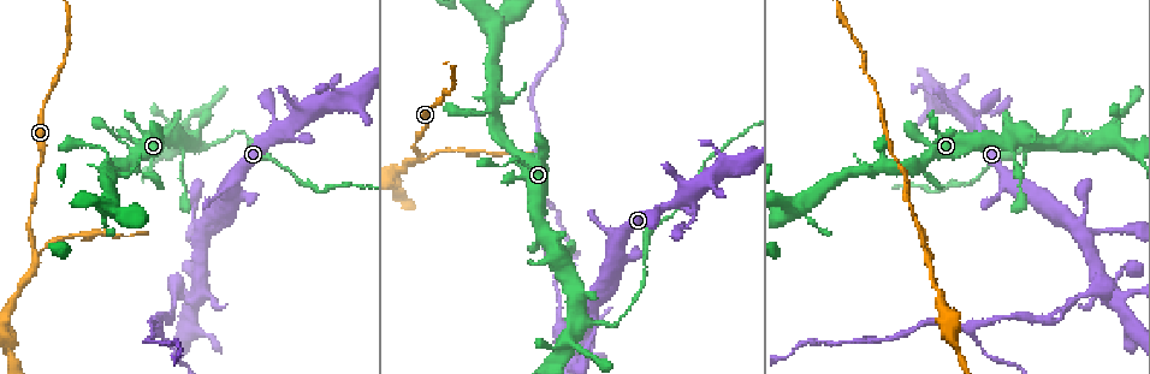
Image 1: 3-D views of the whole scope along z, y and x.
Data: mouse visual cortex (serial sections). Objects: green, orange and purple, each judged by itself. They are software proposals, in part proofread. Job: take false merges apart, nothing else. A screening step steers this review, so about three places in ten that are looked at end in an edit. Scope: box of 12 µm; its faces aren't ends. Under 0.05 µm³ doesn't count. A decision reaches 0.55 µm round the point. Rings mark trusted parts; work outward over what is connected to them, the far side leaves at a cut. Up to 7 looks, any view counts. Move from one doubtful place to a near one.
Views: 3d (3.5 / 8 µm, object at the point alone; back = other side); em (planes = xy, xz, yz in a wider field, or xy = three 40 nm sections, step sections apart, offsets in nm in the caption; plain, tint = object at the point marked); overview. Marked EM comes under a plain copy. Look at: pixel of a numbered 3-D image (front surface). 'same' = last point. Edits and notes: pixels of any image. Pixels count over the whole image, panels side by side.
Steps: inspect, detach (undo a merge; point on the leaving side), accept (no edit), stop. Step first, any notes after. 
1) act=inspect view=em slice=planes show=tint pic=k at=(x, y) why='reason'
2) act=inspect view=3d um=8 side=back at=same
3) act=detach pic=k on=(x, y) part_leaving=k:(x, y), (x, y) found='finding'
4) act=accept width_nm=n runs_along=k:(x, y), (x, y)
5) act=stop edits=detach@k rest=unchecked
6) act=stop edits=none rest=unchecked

act=inspect view=3d um=3.5 pic=1 at=(1091, 145) why='three arms meet'

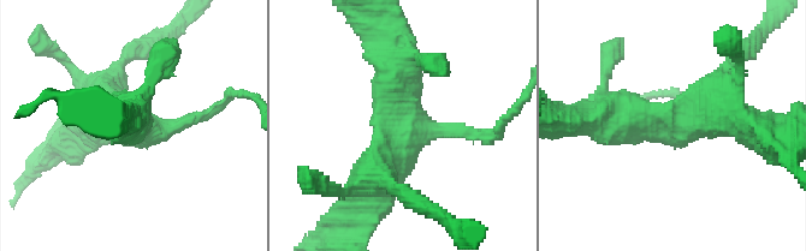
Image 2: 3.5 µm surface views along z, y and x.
act=inspect view=em slice=xy step=2 show=tint pic=2 at=(674, 124) arms=3 arm_widths_nm=150,500,600

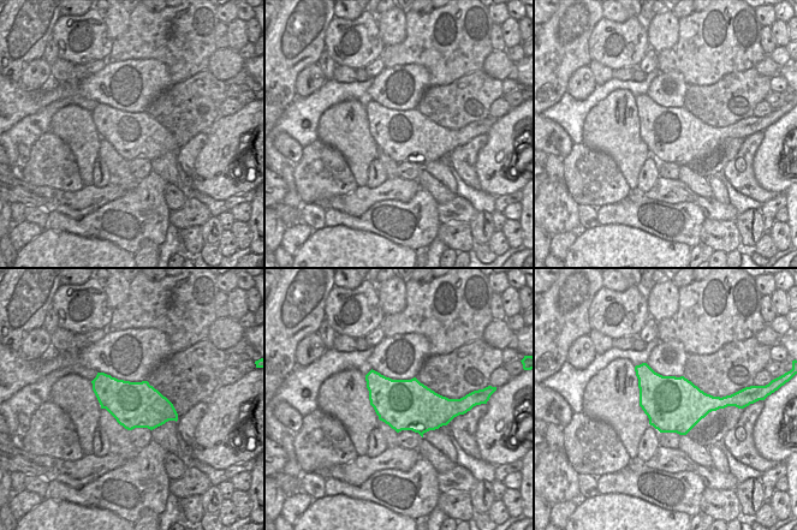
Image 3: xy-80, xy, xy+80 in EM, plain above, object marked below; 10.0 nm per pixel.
act=detach pic=2 on=(213, 111) width_nm=500 part_leaving=2:(172, 126), (231, 93), (249, 96) found='two cells meet here'

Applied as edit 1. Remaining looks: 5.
act=inspect view=overview why='redraw'

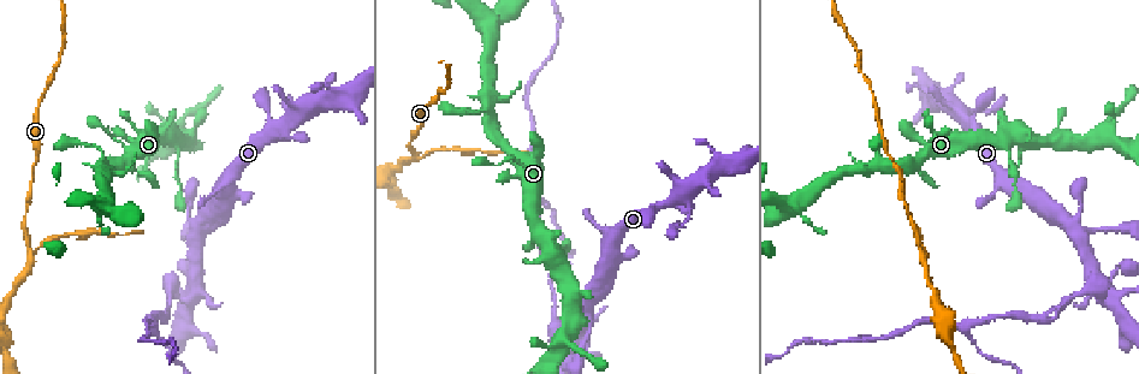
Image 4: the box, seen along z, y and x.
act=inspect view=3d um=8 pic=4 at=(1083, 234) why='four-way junction'

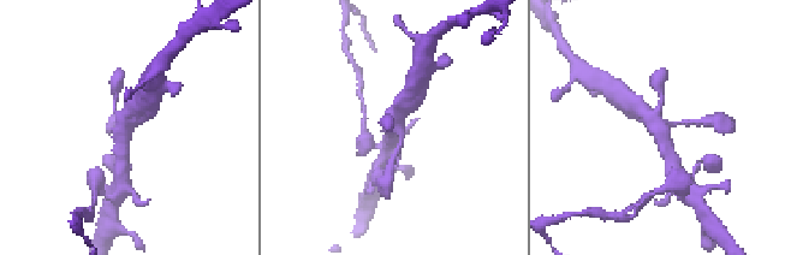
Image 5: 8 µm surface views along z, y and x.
act=inspect view=em slice=xy step=2 show=tint pic=5 at=(664, 123) arms=4 arm_widths_nm=150,150,400,450

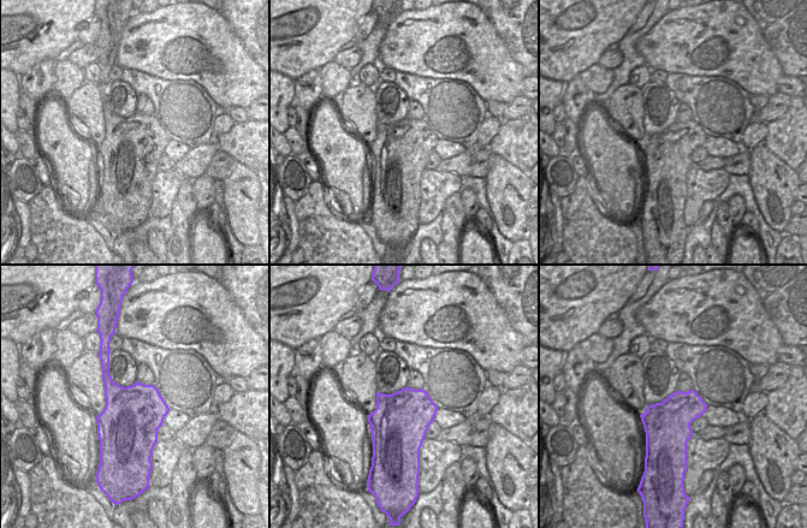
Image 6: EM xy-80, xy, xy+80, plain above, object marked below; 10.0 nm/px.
act=accept runs_along=5:(638, 106), (661, 131), (672, 164) found='continuous, no second cell'

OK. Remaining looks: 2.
act=inspect view=3d um=3.5 side=back pic=4 at=(31, 252) why='side arm on a straight run'

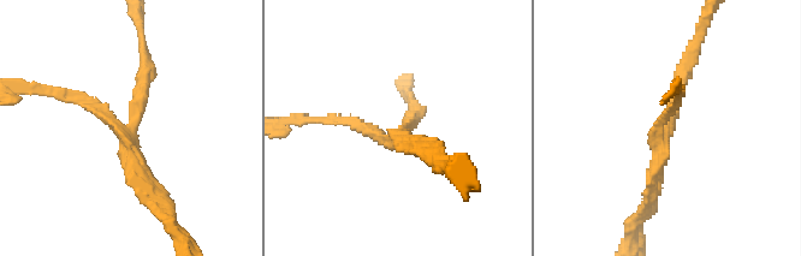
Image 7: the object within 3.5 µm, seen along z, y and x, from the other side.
act=inspect view=em slice=xy step=5 show=tint pic=7 at=(662, 137) arms=3 arm_widths_nm=100,200,200

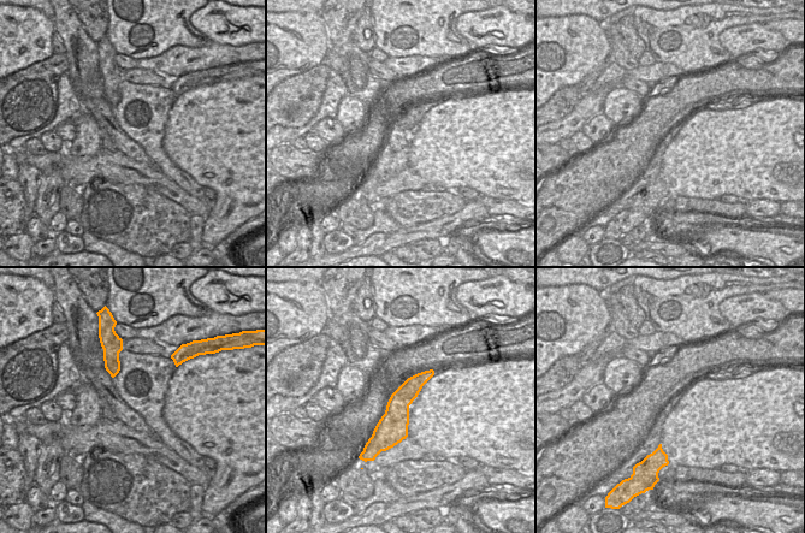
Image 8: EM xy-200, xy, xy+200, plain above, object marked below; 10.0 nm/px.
act=detach pic=7 on=(356, 123) width_nm=280 part_leaving=7:(389, 138), (337, 117), (296, 120) found='a second cell is stuck on'

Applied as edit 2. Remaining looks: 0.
act=stop edits=detach@2,detach@7 rest=unchecked

